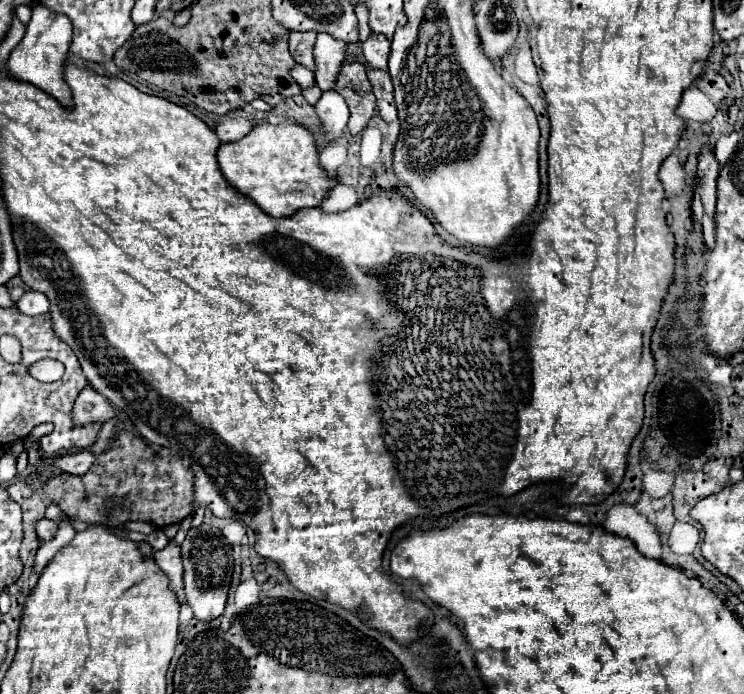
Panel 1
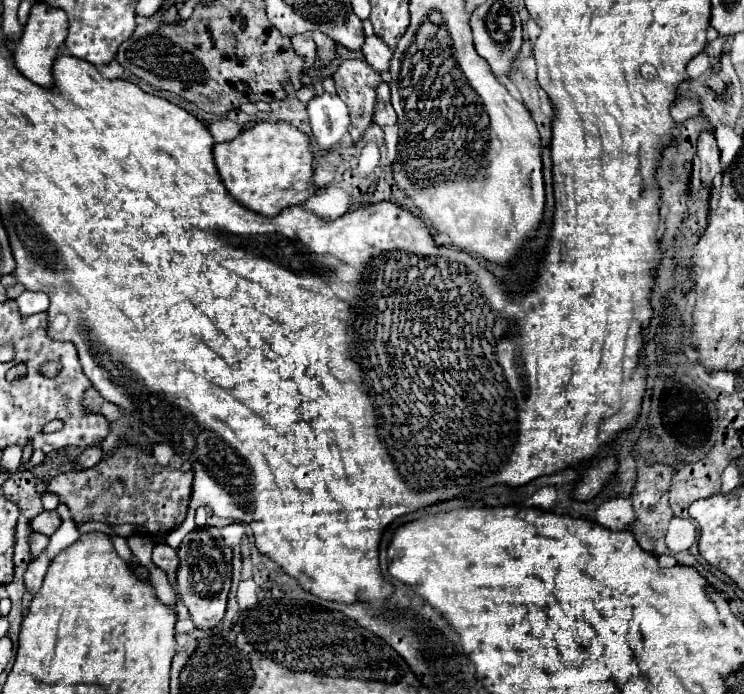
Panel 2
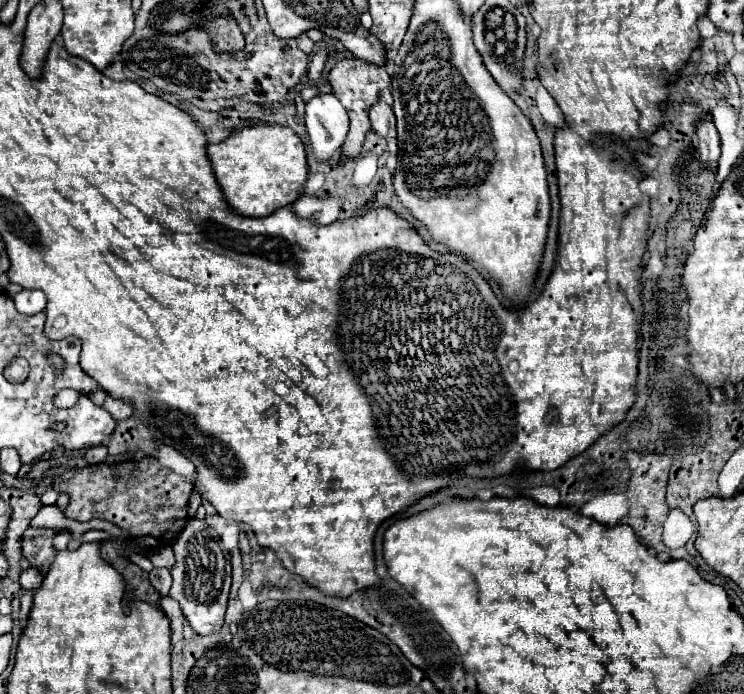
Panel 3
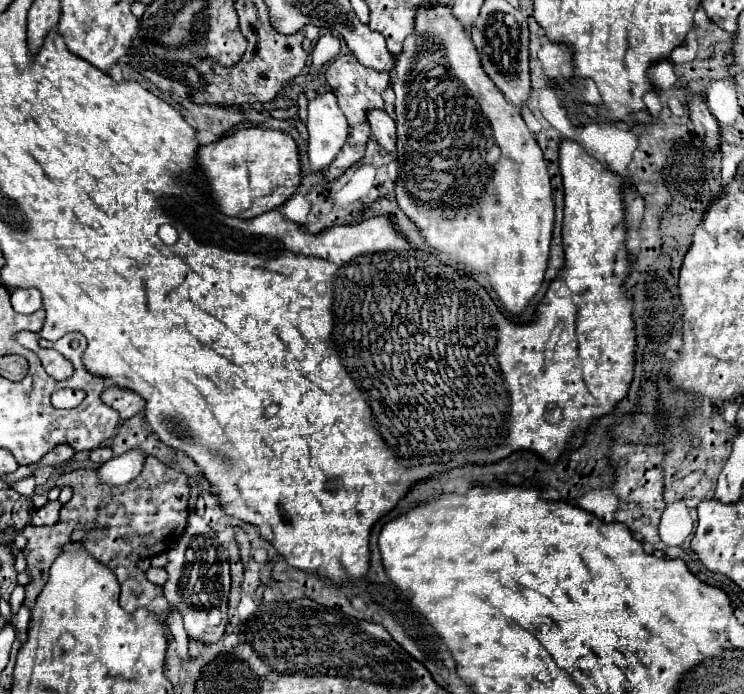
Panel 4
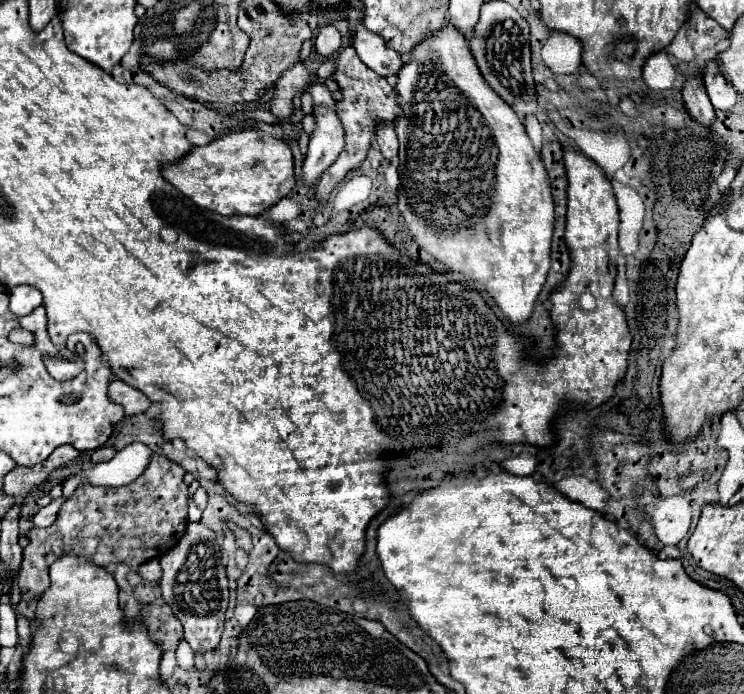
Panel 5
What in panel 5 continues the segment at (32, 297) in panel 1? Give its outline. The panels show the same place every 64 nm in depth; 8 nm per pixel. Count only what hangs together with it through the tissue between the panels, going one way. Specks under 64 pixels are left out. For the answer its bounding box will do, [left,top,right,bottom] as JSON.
[10,286,42,316]

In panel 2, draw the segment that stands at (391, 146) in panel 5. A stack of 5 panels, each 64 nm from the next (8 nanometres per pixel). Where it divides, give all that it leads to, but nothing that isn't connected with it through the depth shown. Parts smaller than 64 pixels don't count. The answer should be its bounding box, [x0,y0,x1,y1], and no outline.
[374,84,396,128]

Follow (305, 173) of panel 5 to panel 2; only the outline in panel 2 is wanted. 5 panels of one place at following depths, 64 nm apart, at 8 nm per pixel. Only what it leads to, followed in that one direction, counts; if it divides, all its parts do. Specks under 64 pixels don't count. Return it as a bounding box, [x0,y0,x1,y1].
[306,92,348,152]

